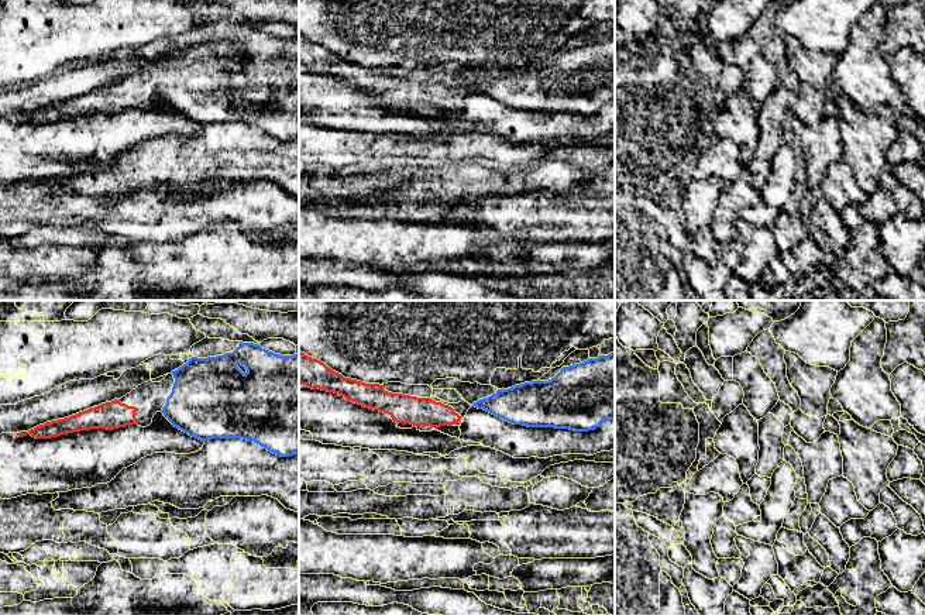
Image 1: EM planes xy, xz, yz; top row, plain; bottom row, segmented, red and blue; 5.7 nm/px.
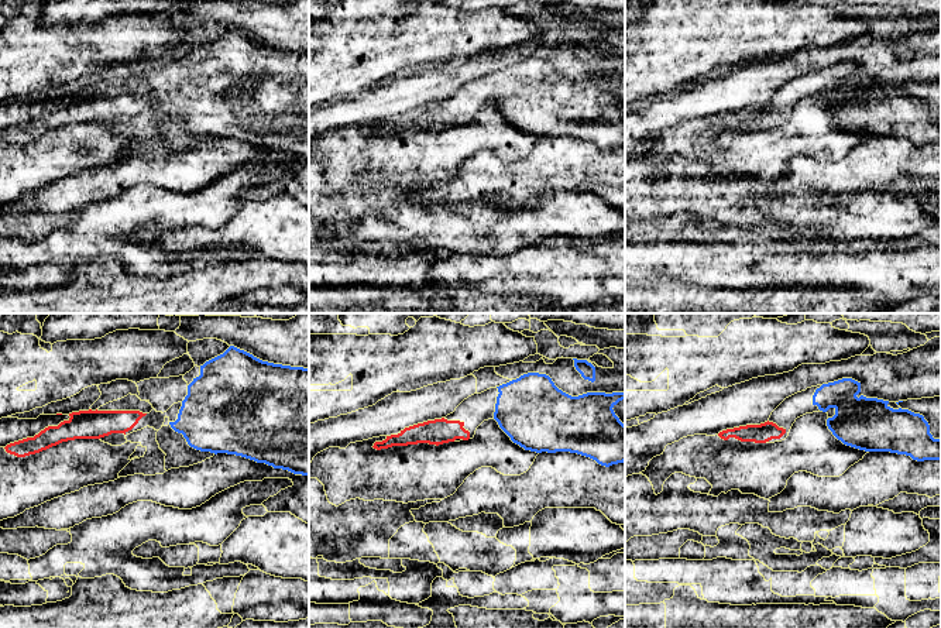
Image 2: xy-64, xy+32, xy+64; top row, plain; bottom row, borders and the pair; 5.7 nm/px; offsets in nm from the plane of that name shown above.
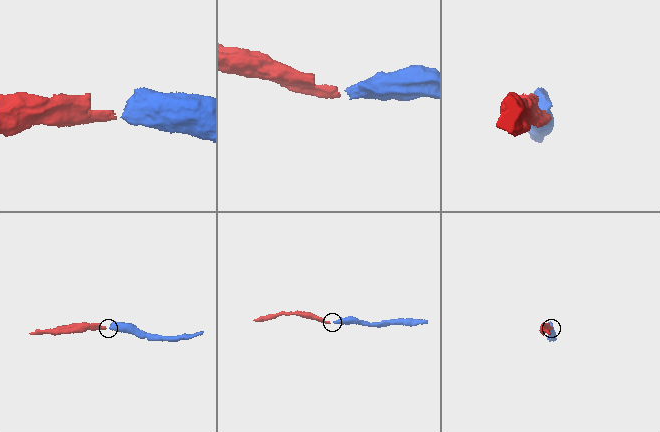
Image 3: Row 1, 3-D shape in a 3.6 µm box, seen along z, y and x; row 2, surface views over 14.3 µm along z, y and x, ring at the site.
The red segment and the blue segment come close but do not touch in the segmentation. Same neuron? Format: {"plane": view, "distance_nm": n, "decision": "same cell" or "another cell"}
{"plane": "xz", "distance_nm": 100, "decision": "same cell"}

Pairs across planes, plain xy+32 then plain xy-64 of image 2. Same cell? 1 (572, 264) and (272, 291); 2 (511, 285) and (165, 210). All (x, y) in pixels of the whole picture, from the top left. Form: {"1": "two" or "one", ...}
{"1": "one", "2": "two"}

